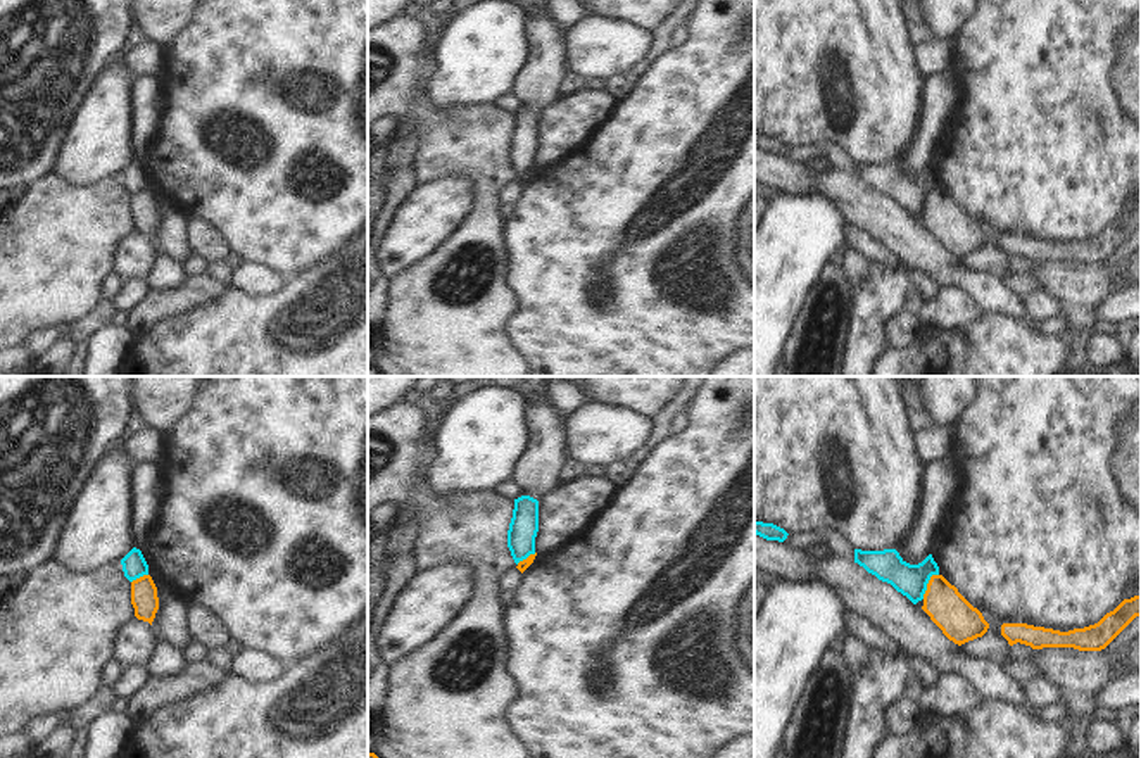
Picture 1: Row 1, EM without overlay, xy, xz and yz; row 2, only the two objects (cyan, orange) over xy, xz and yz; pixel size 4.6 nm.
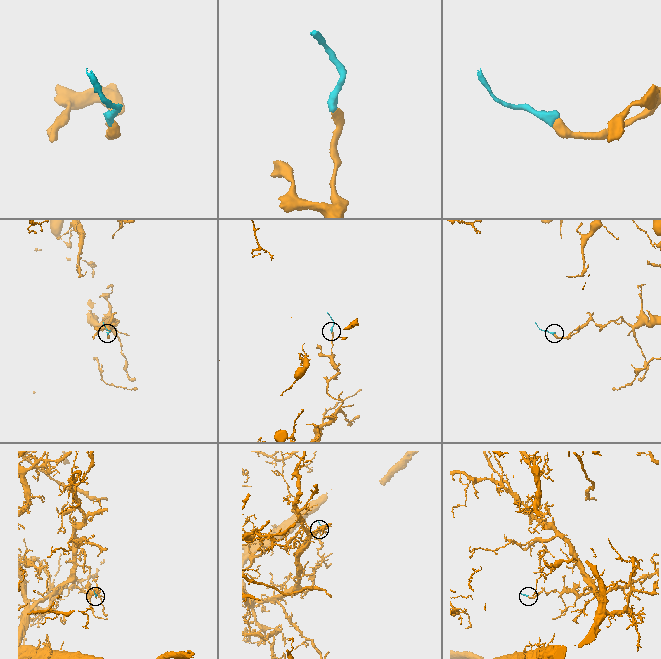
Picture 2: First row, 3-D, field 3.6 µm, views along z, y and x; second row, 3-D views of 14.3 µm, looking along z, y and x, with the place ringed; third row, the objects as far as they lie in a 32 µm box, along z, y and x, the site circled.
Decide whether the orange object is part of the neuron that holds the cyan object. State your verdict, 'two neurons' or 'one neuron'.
two neurons

